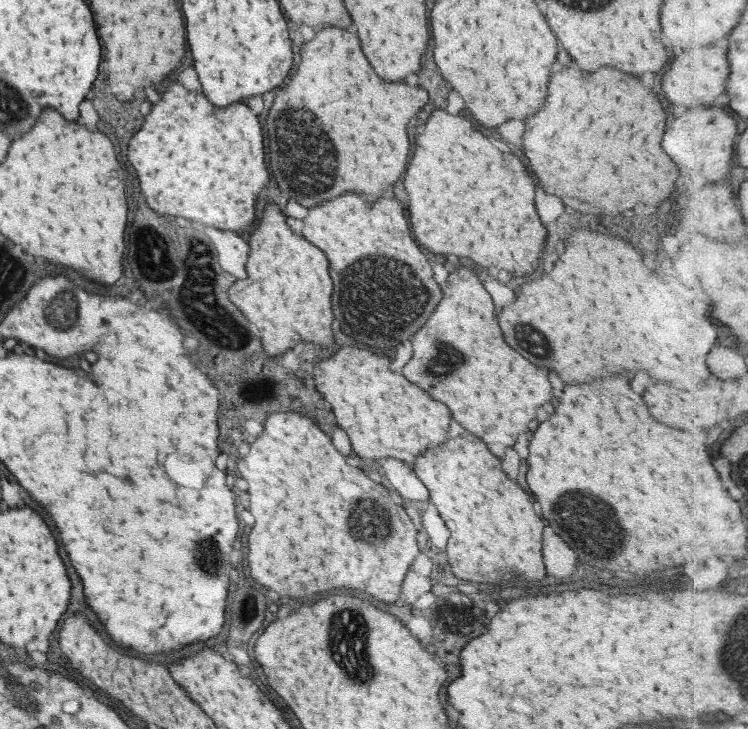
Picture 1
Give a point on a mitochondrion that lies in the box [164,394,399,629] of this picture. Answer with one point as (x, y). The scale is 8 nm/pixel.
(208, 559)

